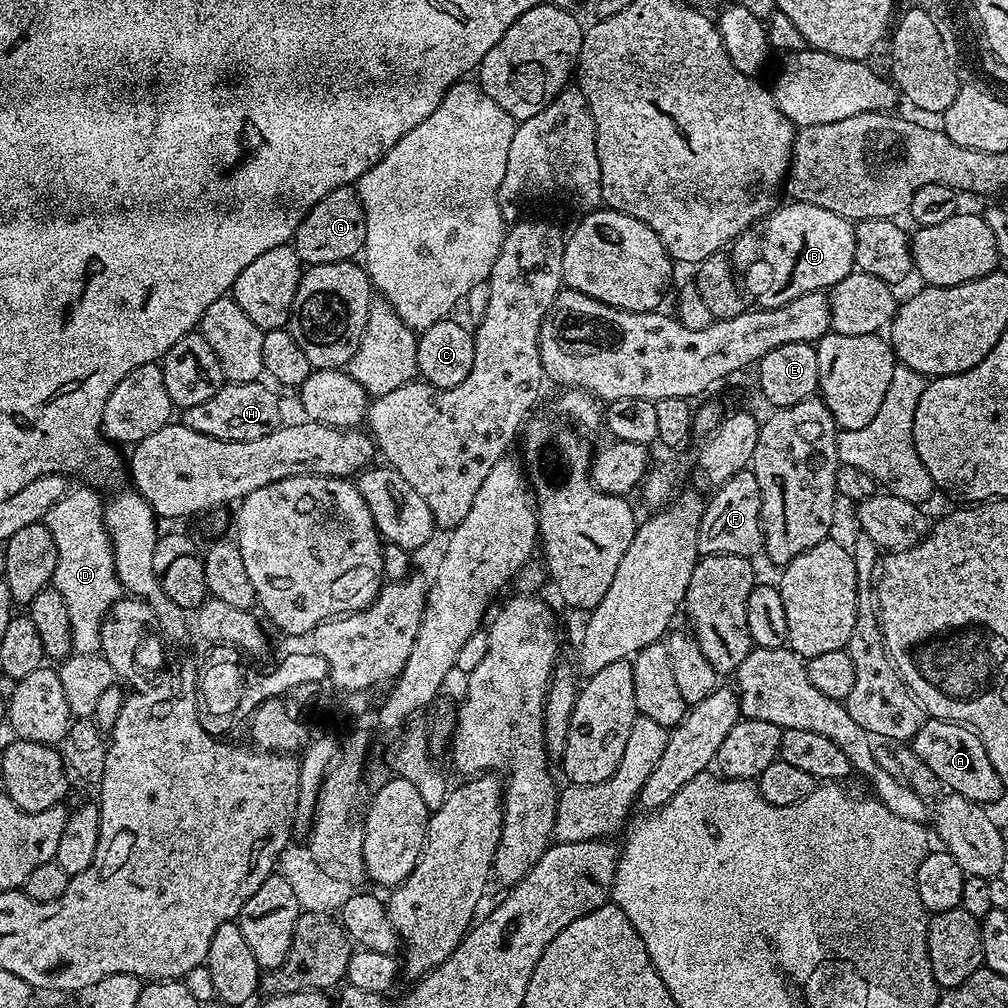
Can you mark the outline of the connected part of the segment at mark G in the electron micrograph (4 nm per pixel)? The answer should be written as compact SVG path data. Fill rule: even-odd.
M355 187L330 190L322 202L318 202L302 218L294 237L298 258L308 266L326 262L342 262L359 257L366 242L366 214Z

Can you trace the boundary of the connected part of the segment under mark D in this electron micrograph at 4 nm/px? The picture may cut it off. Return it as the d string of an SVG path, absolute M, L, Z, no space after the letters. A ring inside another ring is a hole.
M69 487L50 510L46 510L43 523L50 530L58 550L54 587L66 598L70 613L70 638L73 652L90 654L100 651L100 626L106 610L121 599L120 579L114 570L112 539L104 525L105 501L95 492L95 487Z

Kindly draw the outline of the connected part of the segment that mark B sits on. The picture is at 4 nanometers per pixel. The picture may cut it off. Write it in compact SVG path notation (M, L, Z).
M799 202L781 203L772 209L763 220L759 221L755 226L747 228L741 236L736 237L730 245L730 259L732 267L742 277L742 287L749 297L756 299L755 303L762 308L777 308L783 304L790 303L794 298L798 298L802 294L810 294L811 292L824 292L831 290L835 284L842 282L842 278L846 278L856 268L856 259L854 258L854 234L856 233L855 223L846 218L842 218L838 214L834 214L834 210L822 210L822 206L814 206L813 204L801 204Z

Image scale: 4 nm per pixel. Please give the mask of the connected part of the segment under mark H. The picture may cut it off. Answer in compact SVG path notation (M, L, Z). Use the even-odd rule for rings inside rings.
M260 380L237 384L225 382L214 394L214 398L206 398L206 402L198 406L183 409L182 423L190 430L198 430L198 434L206 434L210 438L254 442L254 438L266 438L266 434L281 427L280 400Z

